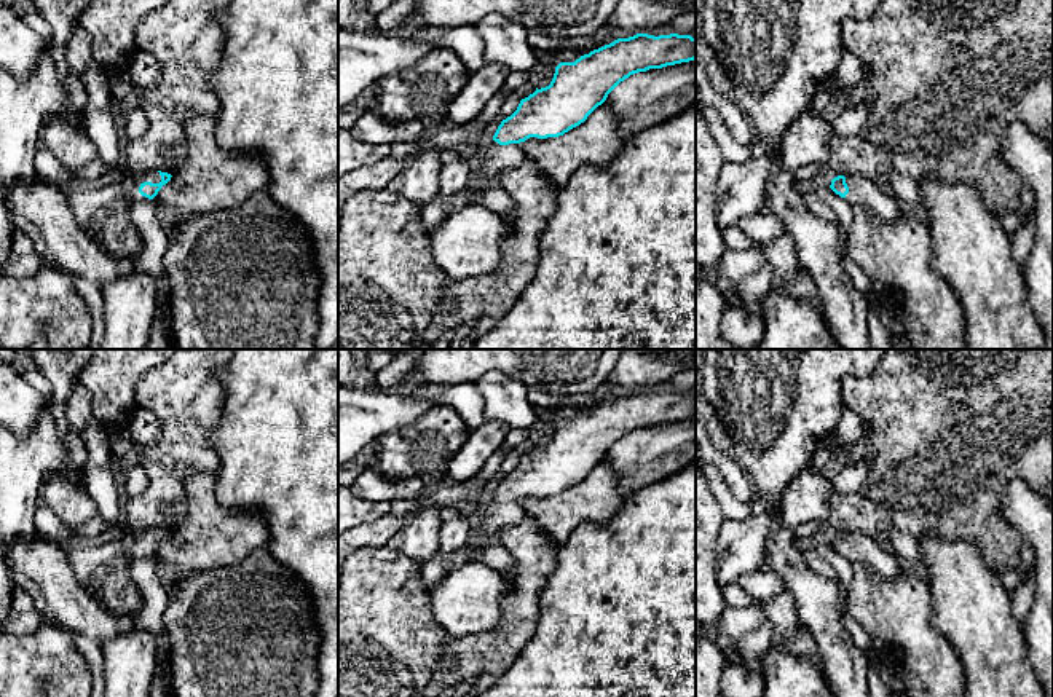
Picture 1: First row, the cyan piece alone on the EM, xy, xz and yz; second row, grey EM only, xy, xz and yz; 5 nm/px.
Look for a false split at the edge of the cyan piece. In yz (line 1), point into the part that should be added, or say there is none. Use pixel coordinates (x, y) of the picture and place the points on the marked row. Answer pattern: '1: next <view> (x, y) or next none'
1: next yz (878, 200)

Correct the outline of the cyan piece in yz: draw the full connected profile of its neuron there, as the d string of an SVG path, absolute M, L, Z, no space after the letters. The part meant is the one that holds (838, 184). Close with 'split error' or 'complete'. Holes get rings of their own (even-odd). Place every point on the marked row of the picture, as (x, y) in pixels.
M858 174L834 177L830 188L849 203L866 207L879 222L893 222L905 212L913 211L890 188Z; split error

